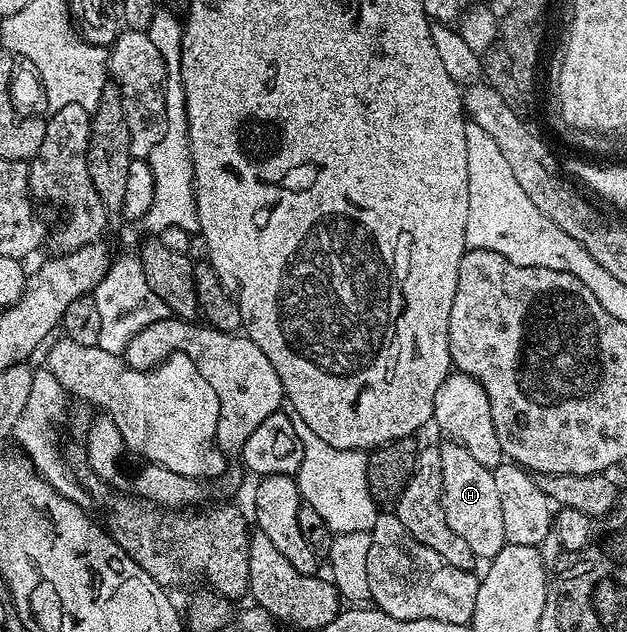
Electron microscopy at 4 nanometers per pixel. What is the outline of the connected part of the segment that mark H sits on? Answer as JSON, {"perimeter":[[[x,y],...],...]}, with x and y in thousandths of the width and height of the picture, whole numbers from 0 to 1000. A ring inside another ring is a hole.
{"perimeter":[[[708,698],[700,703],[705,723],[705,805],[711,812],[711,824],[743,862],[750,862],[750,875],[759,878],[761,886],[783,888],[805,862],[807,835],[801,831],[801,797],[794,788],[794,774],[788,769],[786,741],[762,736],[750,717],[732,701]]]}

